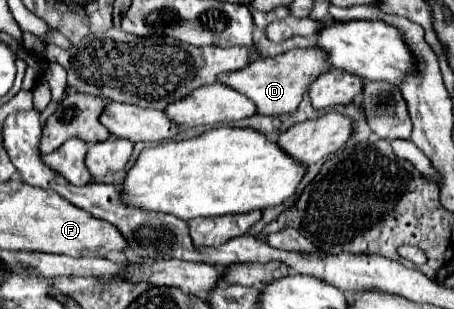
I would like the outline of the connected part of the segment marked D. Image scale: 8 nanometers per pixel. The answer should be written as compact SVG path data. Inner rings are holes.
M318 48L290 50L290 52L274 56L274 58L258 58L238 72L220 74L218 82L252 98L252 102L256 104L256 114L280 116L280 114L294 112L298 108L304 92L310 88L310 84L328 68L330 68L330 64L326 62L326 54L322 54L322 50L318 50Z

